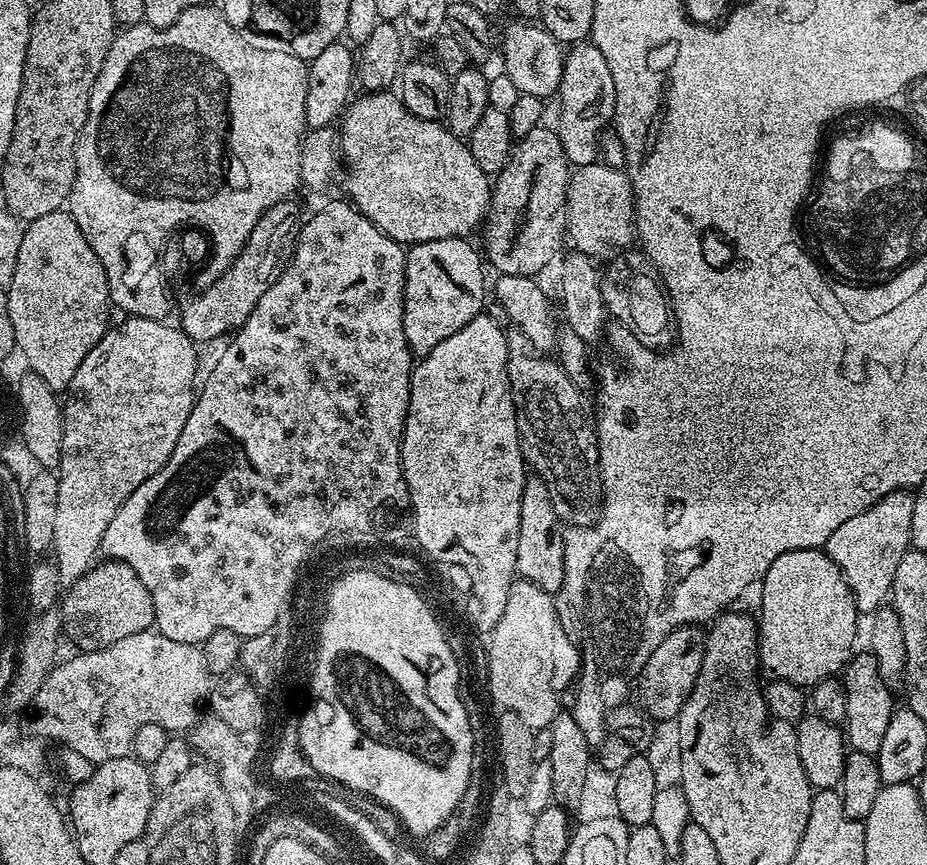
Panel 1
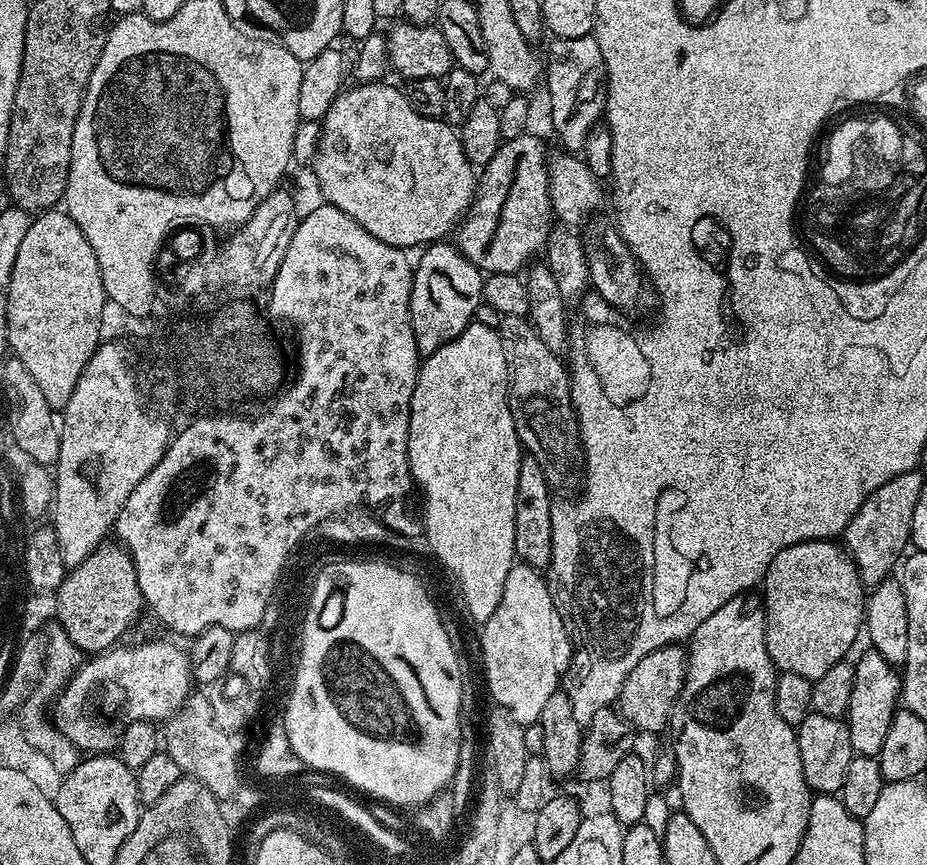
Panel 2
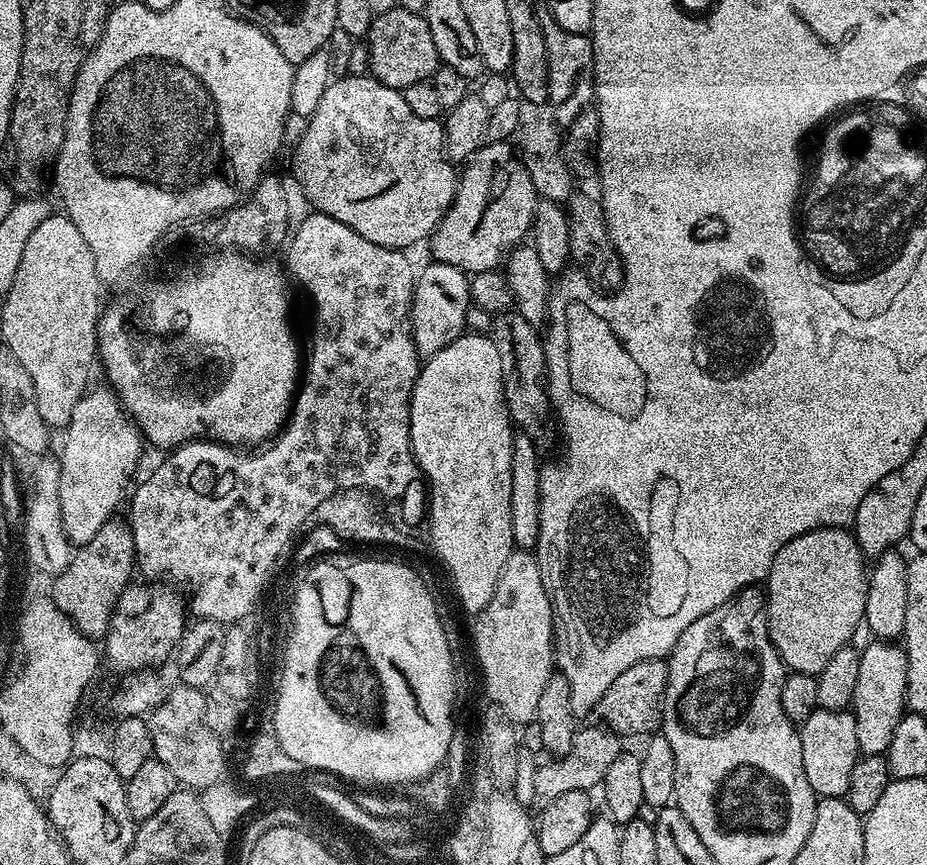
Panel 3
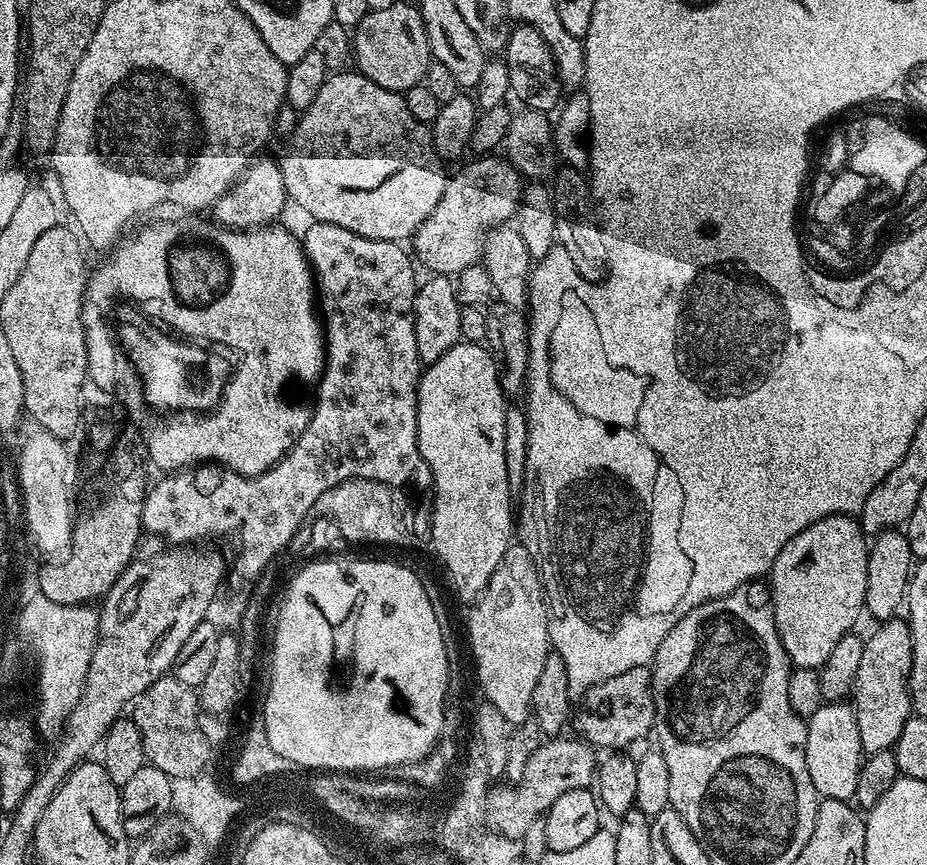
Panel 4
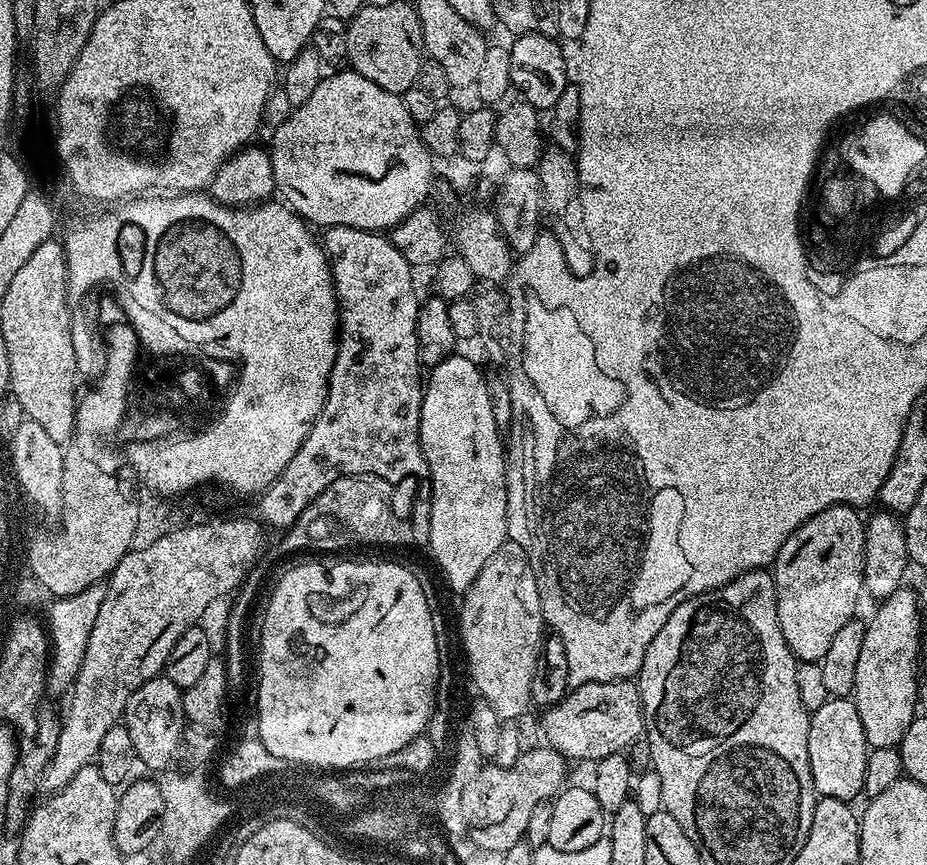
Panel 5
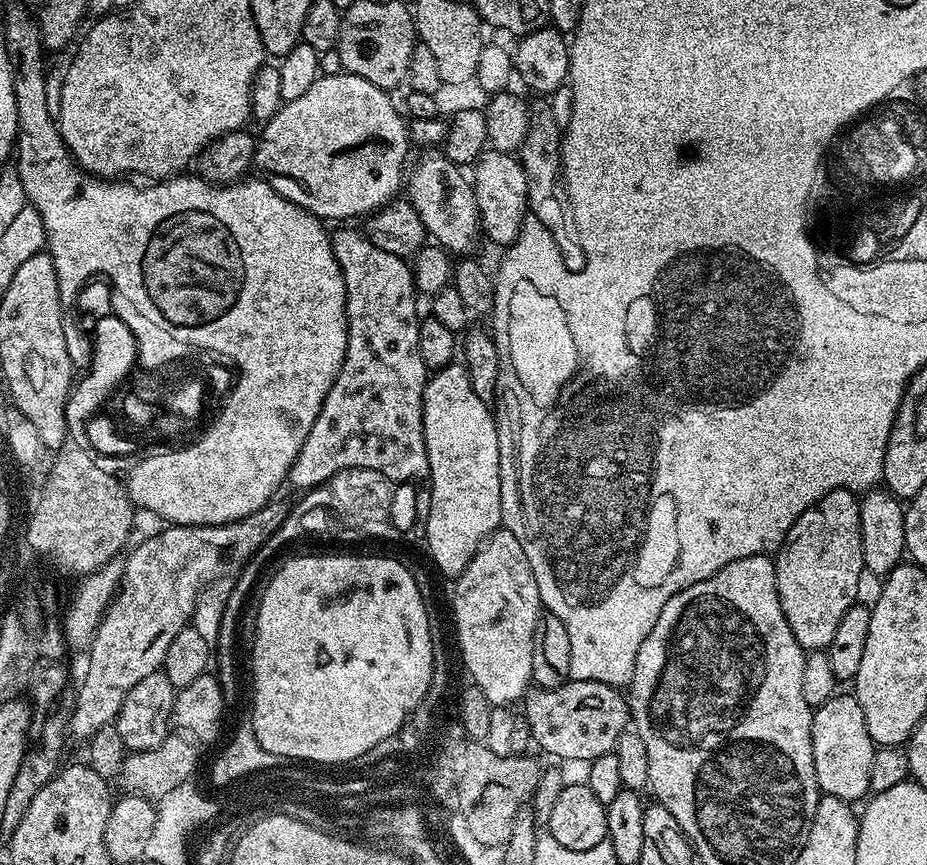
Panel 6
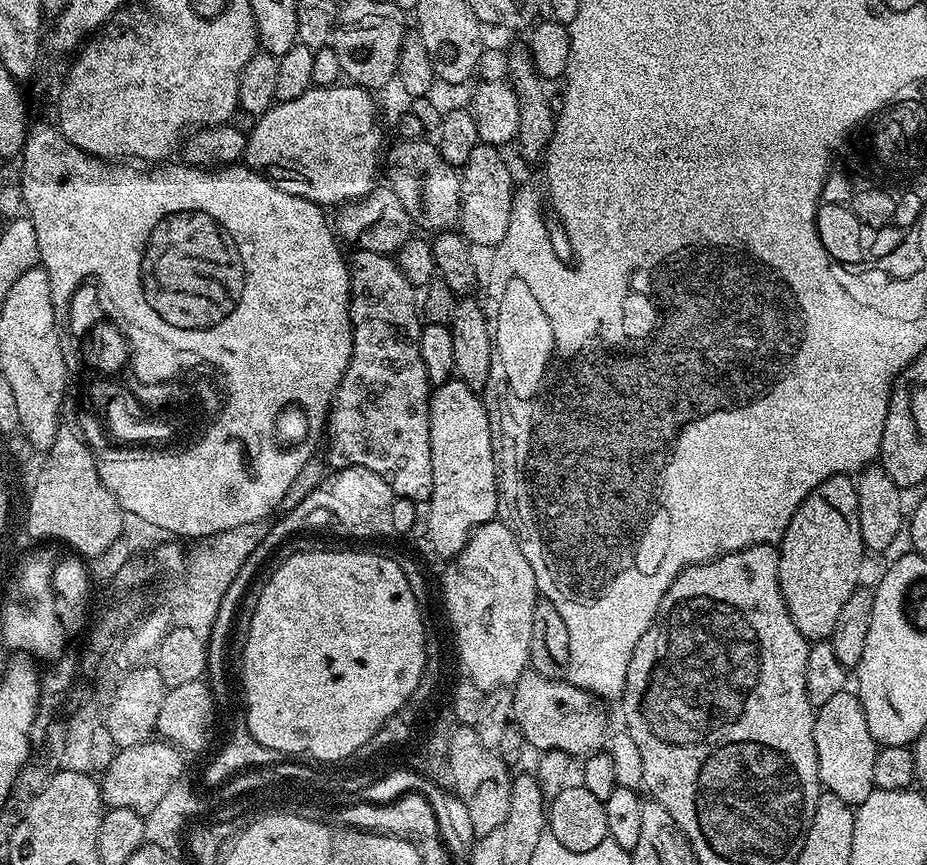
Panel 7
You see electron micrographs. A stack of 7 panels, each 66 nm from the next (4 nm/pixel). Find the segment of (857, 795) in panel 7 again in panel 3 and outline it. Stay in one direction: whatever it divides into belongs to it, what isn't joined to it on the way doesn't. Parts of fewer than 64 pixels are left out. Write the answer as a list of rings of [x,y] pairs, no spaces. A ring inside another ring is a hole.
[[[817,707],[810,718],[799,725],[798,731],[802,742],[802,766],[806,766],[806,782],[810,782],[817,797],[847,797],[850,770],[854,770],[854,762],[858,762],[862,755],[855,716],[848,710],[835,712]]]

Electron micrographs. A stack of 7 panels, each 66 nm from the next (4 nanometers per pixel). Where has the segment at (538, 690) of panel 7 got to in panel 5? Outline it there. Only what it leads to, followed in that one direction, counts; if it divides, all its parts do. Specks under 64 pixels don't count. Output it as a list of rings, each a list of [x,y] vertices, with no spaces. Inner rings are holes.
[[[631,679],[614,680],[610,684],[577,684],[557,704],[543,709],[542,716],[542,736],[548,739],[545,740],[547,747],[572,762],[595,762],[615,752],[624,752],[644,736],[640,690]]]

